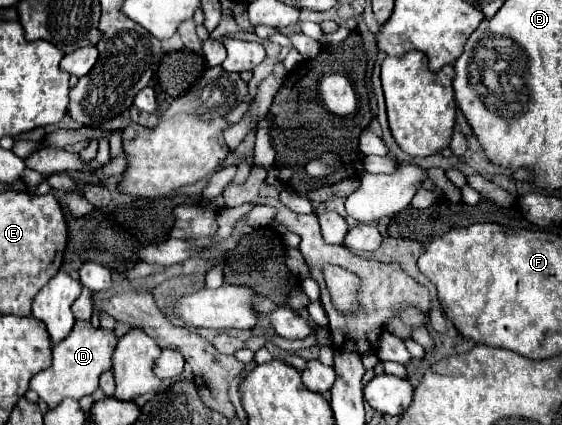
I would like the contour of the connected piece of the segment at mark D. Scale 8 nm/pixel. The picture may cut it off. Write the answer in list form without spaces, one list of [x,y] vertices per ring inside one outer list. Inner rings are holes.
[[[77,321],[73,331],[67,335],[67,339],[53,345],[53,365],[47,367],[45,371],[39,371],[35,377],[31,377],[29,389],[33,389],[39,395],[39,399],[47,403],[49,409],[59,405],[67,397],[79,401],[81,397],[91,395],[99,387],[101,373],[113,367],[111,357],[113,357],[115,345],[117,345],[115,333],[93,329],[91,323]]]

